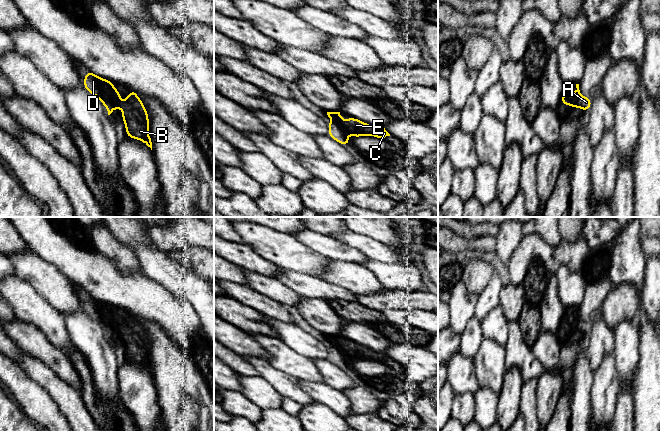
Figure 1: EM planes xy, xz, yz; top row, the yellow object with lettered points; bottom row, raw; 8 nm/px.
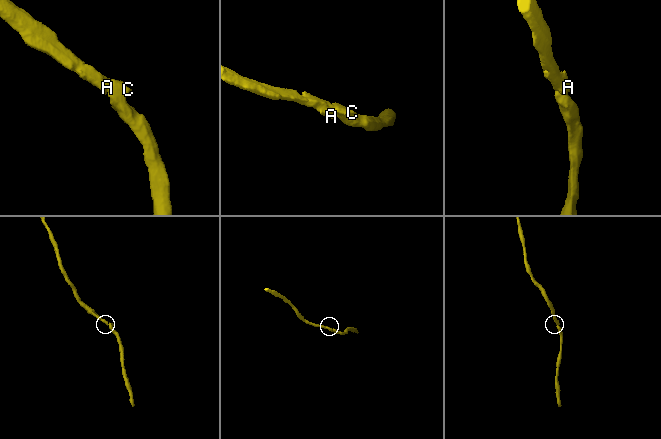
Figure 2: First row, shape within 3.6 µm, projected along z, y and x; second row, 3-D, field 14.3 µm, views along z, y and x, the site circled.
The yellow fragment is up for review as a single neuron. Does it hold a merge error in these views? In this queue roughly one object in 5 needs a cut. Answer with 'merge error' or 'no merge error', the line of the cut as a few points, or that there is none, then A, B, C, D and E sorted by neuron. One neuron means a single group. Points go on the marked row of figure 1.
no merge error | no cut | A B C D E

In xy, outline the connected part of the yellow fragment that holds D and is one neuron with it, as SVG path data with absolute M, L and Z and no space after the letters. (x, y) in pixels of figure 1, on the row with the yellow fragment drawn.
M91 71L84 76L83 88L99 98L110 115L119 106L122 109L122 120L125 123L126 137L138 139L152 150L149 136L149 116L137 92L130 89L127 99L119 103L121 93L113 86L113 81L103 79Z

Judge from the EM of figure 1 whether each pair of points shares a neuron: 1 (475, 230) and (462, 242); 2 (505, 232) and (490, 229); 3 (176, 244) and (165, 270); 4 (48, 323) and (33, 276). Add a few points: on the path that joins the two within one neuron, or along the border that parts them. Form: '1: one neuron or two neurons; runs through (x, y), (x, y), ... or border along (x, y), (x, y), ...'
1: two neurons; border along (452, 230), (466, 237), (492, 237)
2: two neurons; border along (498, 227), (495, 237)
3: two neurons; border along (153, 243), (171, 254)
4: two neurons; border along (19, 278), (27, 281), (56, 307)

